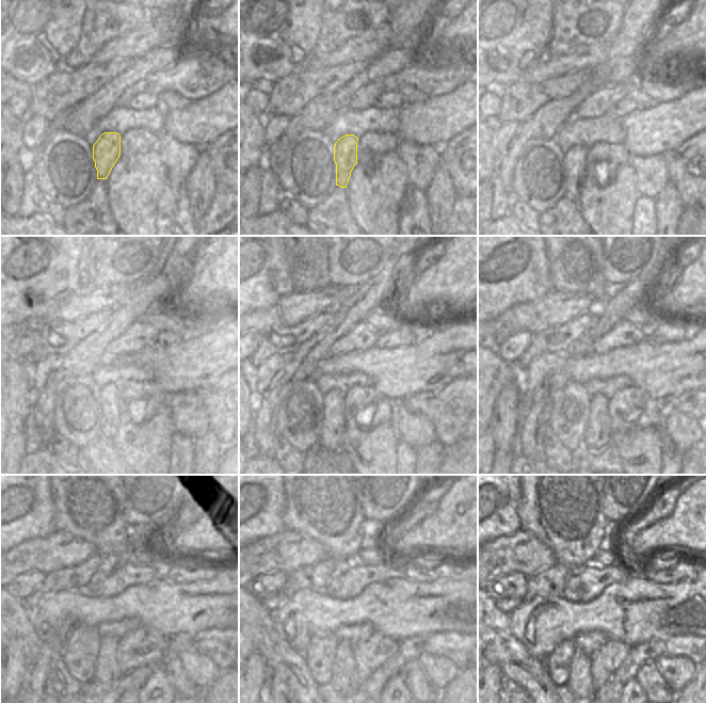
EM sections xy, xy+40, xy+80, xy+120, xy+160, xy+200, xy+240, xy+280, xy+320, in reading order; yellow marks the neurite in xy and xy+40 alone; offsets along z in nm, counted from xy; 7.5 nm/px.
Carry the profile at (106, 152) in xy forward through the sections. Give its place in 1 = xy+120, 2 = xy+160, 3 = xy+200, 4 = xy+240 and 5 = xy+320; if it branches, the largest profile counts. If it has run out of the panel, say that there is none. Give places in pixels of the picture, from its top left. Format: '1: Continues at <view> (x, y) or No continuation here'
1: Continues at xy+120 (108, 413)
2: Continues at xy+160 (334, 410)
3: Continues at xy+200 (570, 405)
4: Continues at xy+240 (80, 650)
5: Continues at xy+320 (558, 662).

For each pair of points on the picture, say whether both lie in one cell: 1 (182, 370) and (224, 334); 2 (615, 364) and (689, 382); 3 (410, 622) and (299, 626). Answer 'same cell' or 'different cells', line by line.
1: same cell
2: same cell
3: same cell

